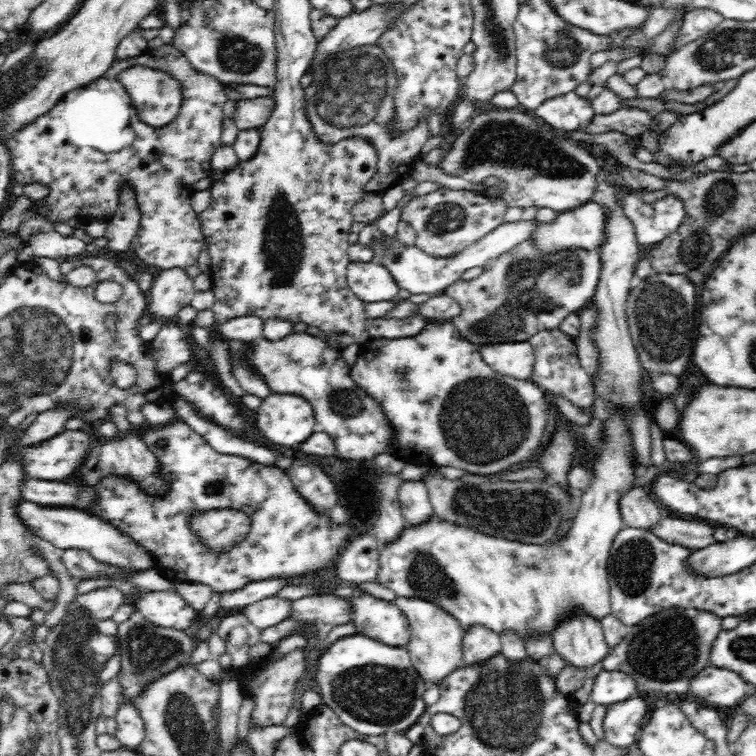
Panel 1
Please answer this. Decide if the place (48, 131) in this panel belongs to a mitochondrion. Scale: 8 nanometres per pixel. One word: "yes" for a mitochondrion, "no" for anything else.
no

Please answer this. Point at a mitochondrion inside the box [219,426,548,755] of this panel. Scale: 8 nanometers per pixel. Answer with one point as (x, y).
(503, 708)

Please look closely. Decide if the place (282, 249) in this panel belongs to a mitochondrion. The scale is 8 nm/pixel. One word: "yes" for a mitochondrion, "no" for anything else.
yes

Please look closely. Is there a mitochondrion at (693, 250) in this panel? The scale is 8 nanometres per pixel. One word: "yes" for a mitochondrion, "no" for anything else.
yes

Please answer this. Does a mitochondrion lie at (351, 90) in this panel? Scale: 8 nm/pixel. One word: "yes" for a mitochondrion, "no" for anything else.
yes

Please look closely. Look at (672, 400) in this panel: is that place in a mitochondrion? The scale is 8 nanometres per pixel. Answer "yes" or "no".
no

